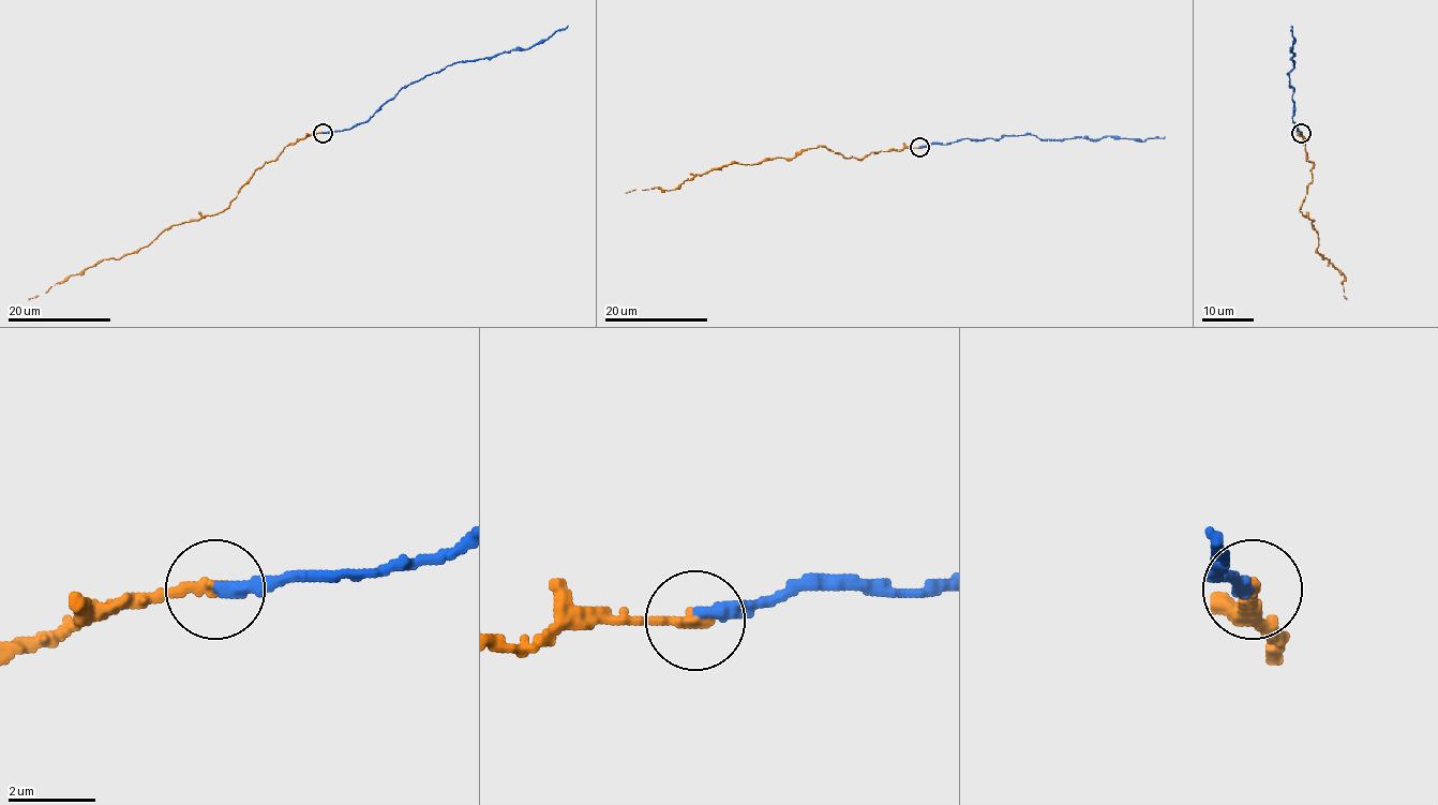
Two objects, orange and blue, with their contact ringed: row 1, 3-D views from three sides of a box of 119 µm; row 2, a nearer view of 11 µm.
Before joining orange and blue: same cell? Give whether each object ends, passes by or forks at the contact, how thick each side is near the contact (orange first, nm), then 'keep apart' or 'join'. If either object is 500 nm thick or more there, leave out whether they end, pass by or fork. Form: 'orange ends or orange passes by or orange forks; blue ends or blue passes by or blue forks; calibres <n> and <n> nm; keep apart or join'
orange ends; blue ends; calibres 300 and 340 nm; join

